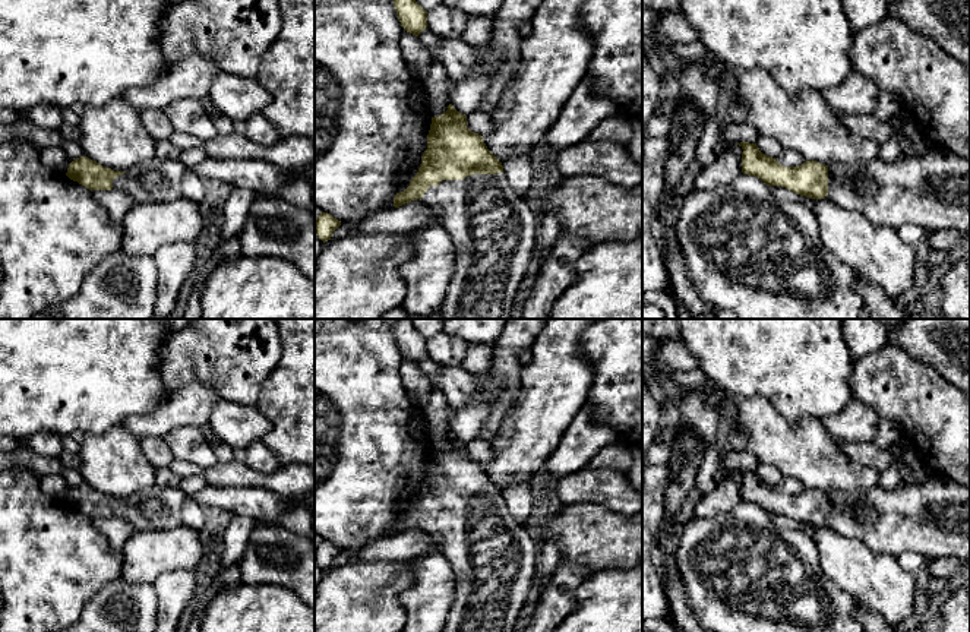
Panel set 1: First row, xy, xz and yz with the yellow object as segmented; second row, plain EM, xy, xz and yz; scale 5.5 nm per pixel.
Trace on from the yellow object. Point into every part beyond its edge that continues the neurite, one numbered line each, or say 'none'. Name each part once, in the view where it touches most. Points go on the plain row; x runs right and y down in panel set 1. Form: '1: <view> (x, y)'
1: xz (493, 558)

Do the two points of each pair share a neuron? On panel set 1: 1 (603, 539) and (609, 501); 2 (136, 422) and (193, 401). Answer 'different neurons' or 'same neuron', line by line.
1: different neurons
2: same neuron

